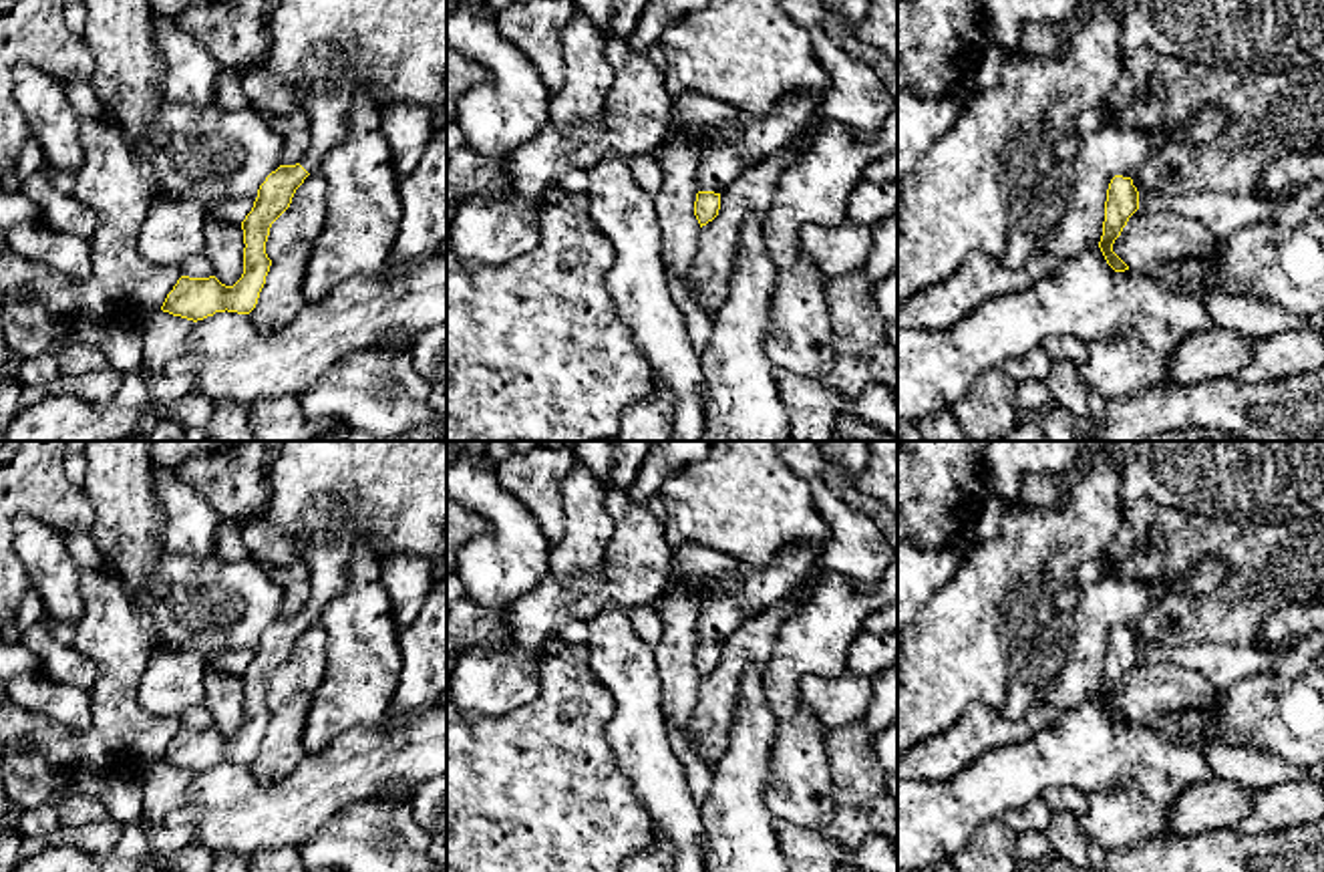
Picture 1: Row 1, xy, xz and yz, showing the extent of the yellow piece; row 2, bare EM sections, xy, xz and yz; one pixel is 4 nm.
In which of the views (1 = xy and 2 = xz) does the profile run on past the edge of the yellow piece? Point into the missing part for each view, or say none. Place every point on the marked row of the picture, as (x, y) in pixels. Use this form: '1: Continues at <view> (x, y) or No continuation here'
1: Continues at xy (322, 49)
2: No continuation here

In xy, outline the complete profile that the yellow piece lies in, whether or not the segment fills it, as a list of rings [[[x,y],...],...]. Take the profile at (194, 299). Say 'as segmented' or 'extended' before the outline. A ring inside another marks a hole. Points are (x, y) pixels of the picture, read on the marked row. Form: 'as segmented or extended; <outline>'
extended; [[[274,0],[262,64],[282,79],[306,109],[310,149],[300,163],[280,165],[260,185],[254,207],[241,222],[241,278],[225,286],[215,276],[181,276],[161,306],[173,316],[197,322],[215,312],[250,314],[256,308],[272,266],[266,254],[270,228],[290,207],[304,179],[320,171],[326,153],[344,139],[356,89],[366,87],[382,107],[408,105],[435,113],[447,105],[447,0]]]

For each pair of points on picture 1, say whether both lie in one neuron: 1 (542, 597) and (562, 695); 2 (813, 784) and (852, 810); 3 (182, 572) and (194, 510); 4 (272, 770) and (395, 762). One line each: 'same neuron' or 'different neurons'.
1: different neurons
2: different neurons
3: different neurons
4: different neurons

